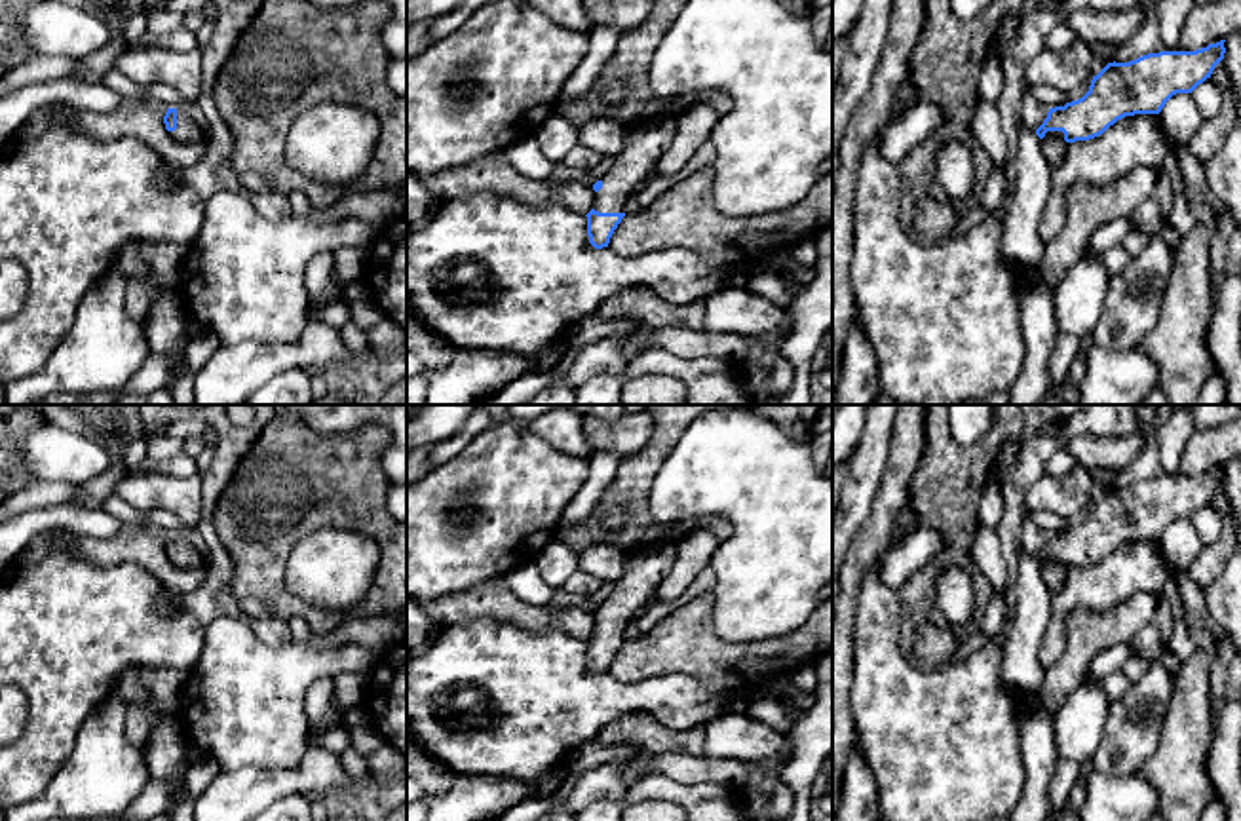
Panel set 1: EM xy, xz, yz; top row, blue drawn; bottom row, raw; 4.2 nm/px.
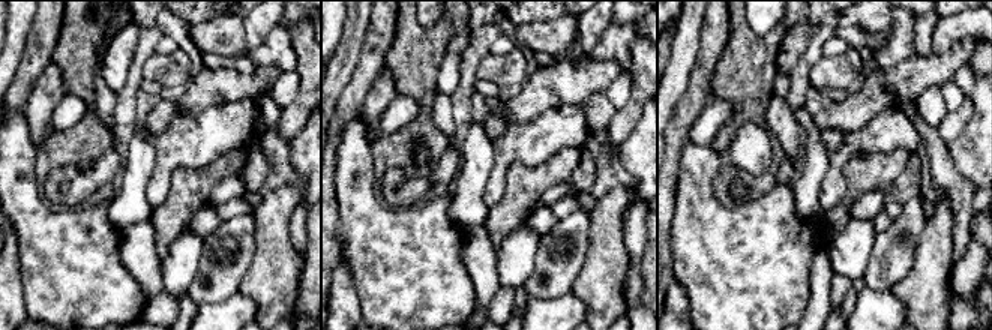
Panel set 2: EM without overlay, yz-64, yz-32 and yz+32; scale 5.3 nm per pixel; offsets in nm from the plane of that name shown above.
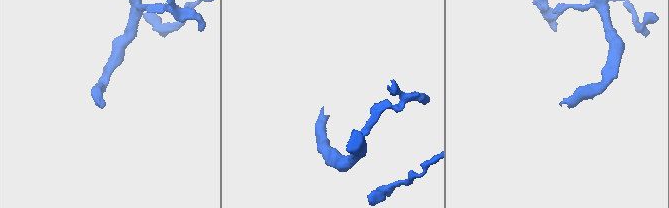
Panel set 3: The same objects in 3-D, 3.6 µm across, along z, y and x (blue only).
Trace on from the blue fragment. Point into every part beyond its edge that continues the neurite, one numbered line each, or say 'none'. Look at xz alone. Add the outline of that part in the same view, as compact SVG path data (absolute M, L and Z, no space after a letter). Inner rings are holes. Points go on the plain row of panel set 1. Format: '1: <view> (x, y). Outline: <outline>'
1: xz (647, 567). Outline: M677 544L644 547L631 553L625 574L614 583L612 595L601 604L593 633L599 639L623 639L637 612L654 599L654 589L677 561Z

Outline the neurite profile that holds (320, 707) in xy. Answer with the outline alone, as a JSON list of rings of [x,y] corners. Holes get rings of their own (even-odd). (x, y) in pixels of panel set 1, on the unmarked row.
[[[317,678],[304,696],[304,711],[312,734],[348,726],[348,711],[334,705],[334,678]]]

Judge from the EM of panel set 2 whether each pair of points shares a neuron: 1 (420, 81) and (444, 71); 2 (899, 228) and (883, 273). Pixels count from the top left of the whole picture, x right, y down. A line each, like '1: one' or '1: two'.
1: two
2: one

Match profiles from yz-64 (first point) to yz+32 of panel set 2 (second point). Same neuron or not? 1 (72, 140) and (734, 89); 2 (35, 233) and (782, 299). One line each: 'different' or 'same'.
1: same
2: same

